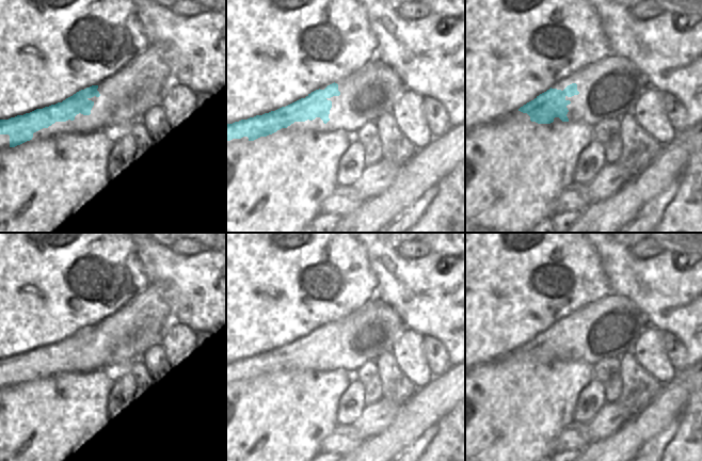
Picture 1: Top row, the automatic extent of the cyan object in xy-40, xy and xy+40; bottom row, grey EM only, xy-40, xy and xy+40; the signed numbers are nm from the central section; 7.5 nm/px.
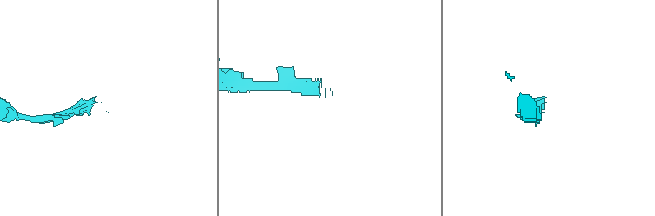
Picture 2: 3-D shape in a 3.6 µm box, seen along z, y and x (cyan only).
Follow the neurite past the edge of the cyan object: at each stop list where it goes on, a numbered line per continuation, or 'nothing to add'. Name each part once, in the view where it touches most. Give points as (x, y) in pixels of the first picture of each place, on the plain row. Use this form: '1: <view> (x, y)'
1: xy+40 (615, 322)

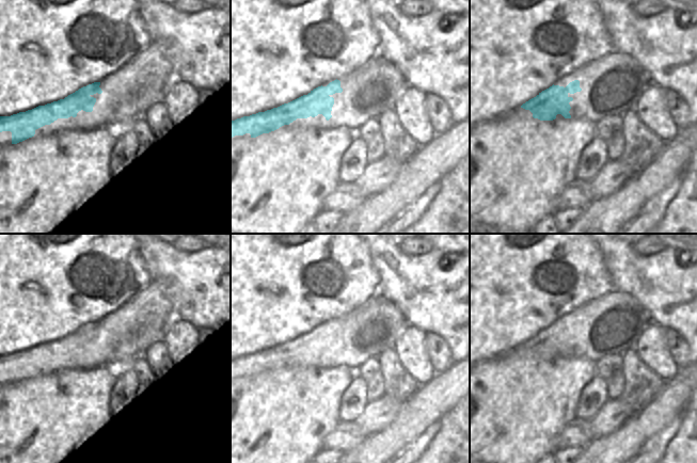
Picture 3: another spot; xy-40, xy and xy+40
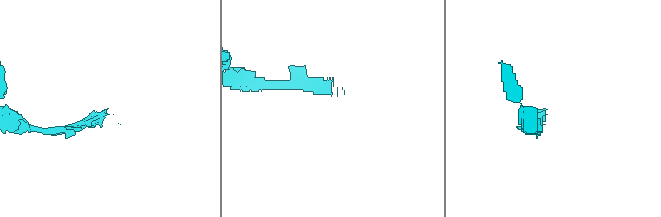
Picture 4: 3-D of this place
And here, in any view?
1: xy+40 (617, 319)

